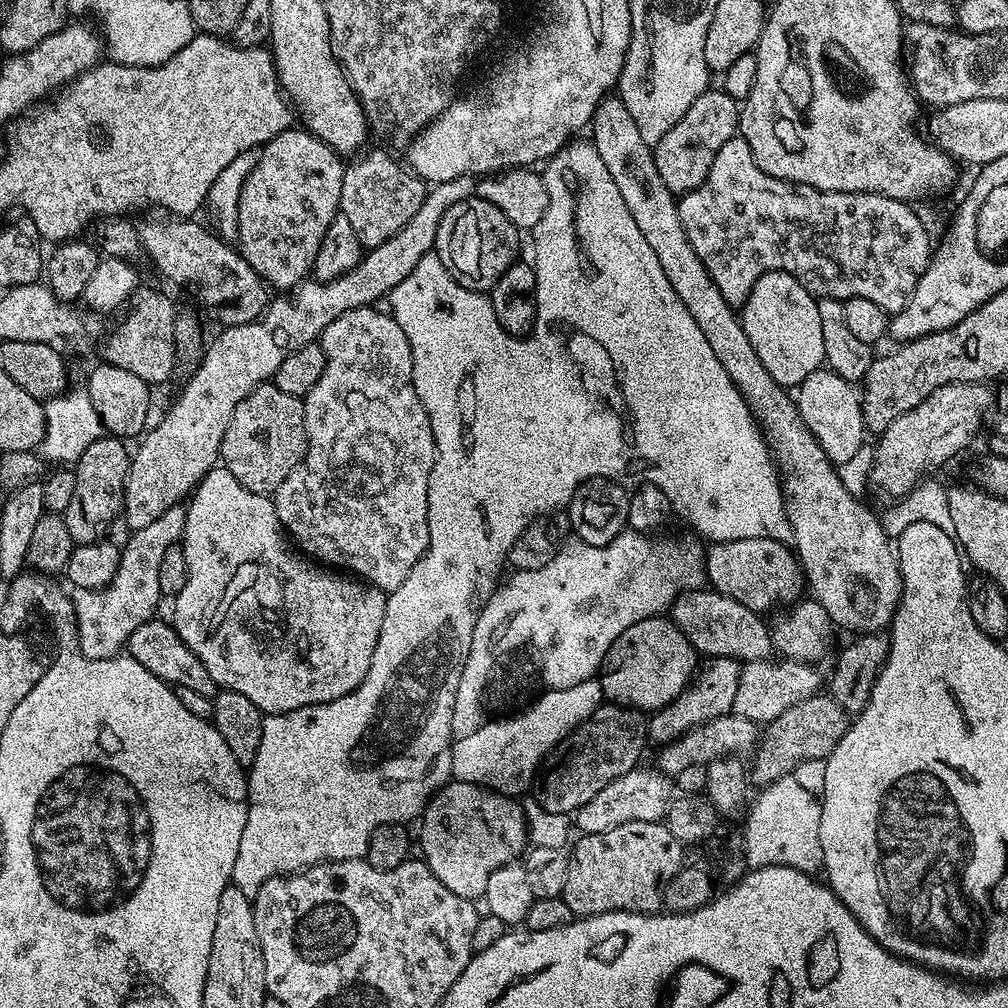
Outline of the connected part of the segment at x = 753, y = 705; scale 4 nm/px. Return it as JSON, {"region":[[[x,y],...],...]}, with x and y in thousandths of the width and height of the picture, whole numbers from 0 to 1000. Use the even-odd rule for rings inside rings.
{"region":[[[762,653],[752,655],[743,655],[734,664],[732,673],[732,683],[728,688],[726,706],[736,712],[744,712],[752,720],[761,720],[765,714],[772,712],[776,704],[784,704],[786,698],[796,696],[800,692],[811,689],[814,686],[813,671],[810,668],[811,664],[805,659],[794,659],[790,655],[771,654],[771,659],[765,659],[767,656]]]}

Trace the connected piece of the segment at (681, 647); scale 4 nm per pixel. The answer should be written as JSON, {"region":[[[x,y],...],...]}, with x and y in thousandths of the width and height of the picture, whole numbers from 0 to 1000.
{"region":[[[658,610],[629,617],[605,641],[595,665],[595,685],[608,699],[632,704],[659,702],[678,683],[683,682],[691,666],[692,648],[666,614]]]}

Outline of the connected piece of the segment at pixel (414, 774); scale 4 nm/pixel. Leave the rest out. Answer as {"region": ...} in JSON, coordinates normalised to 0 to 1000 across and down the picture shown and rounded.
{"region":[[[572,138],[570,141],[564,142],[563,145],[557,147],[547,159],[543,160],[541,167],[544,168],[539,168],[538,171],[540,180],[542,181],[544,203],[542,204],[542,212],[538,212],[538,220],[534,220],[534,224],[530,227],[530,234],[532,234],[532,258],[530,257],[530,265],[532,267],[532,320],[528,322],[527,329],[523,330],[519,335],[515,333],[507,333],[507,331],[505,331],[505,329],[498,323],[498,319],[494,319],[494,315],[490,312],[490,304],[488,303],[487,297],[485,297],[479,290],[471,290],[454,281],[442,268],[442,264],[438,264],[438,260],[434,256],[432,249],[425,250],[423,256],[419,256],[419,260],[415,260],[415,264],[411,264],[411,269],[409,269],[403,276],[399,276],[399,280],[395,280],[395,284],[391,284],[391,288],[386,290],[383,295],[383,302],[386,302],[384,305],[387,307],[387,312],[395,319],[395,323],[399,323],[399,331],[403,331],[403,335],[407,339],[411,387],[415,391],[419,403],[425,408],[427,423],[429,424],[429,430],[433,436],[433,457],[429,463],[427,482],[425,483],[427,538],[425,539],[424,546],[421,548],[421,553],[413,559],[411,565],[407,565],[407,569],[403,569],[403,577],[399,577],[399,581],[395,581],[391,586],[384,588],[385,596],[383,597],[383,609],[381,610],[381,616],[379,617],[379,625],[375,629],[375,641],[371,641],[369,660],[363,669],[363,673],[357,680],[353,682],[346,690],[340,690],[326,698],[313,698],[312,700],[297,702],[291,706],[281,706],[275,710],[262,710],[260,736],[256,740],[256,748],[252,752],[250,759],[248,759],[248,765],[244,770],[246,775],[246,807],[244,808],[244,819],[240,823],[240,835],[236,835],[236,851],[232,855],[232,863],[230,864],[229,872],[229,876],[232,880],[236,883],[240,883],[248,891],[253,890],[256,882],[258,882],[270,869],[294,867],[309,858],[320,857],[322,853],[355,853],[364,850],[367,827],[372,821],[379,819],[380,817],[404,818],[406,816],[405,813],[410,813],[409,814],[412,814],[414,811],[420,807],[422,798],[429,793],[430,789],[436,786],[441,778],[449,773],[448,705],[450,704],[450,692],[454,688],[454,673],[458,673],[458,661],[462,657],[462,649],[466,649],[466,633],[470,633],[470,621],[474,617],[474,609],[482,601],[482,597],[486,594],[488,588],[492,586],[494,582],[494,574],[492,575],[492,570],[494,570],[499,563],[502,563],[504,548],[510,542],[510,538],[514,538],[514,534],[522,526],[522,522],[526,522],[530,517],[548,510],[544,508],[550,507],[551,504],[556,504],[556,506],[563,505],[563,499],[567,496],[569,486],[573,486],[573,482],[577,478],[588,476],[591,472],[596,472],[598,476],[610,476],[612,478],[622,477],[622,472],[640,472],[640,474],[643,475],[640,477],[642,477],[644,481],[655,484],[657,490],[663,495],[664,501],[666,501],[670,507],[672,504],[672,506],[675,507],[676,514],[679,515],[688,527],[695,528],[695,530],[699,532],[697,535],[702,538],[717,538],[720,536],[731,536],[732,534],[764,534],[765,536],[772,536],[775,538],[785,537],[786,523],[784,522],[782,511],[778,505],[778,485],[775,483],[776,477],[774,469],[766,455],[765,448],[762,447],[762,439],[758,438],[758,431],[754,428],[753,421],[751,421],[749,415],[746,413],[746,409],[740,403],[736,391],[728,383],[724,371],[720,371],[716,359],[712,359],[712,355],[708,355],[708,347],[704,347],[704,339],[700,339],[700,331],[696,331],[692,319],[688,319],[688,315],[685,315],[685,308],[681,308],[681,304],[677,304],[677,296],[673,296],[673,292],[669,292],[669,284],[665,284],[665,276],[661,276],[661,272],[657,269],[657,264],[653,260],[652,254],[649,253],[649,248],[645,248],[644,242],[641,241],[641,235],[638,234],[637,228],[633,228],[633,224],[629,220],[629,215],[625,213],[625,208],[621,208],[621,200],[617,200],[617,192],[613,192],[613,185],[609,185],[609,177],[605,177],[605,169],[601,169],[601,164],[597,162],[597,157],[593,157],[593,149],[591,148],[590,143],[584,141],[582,138],[579,138],[580,140],[574,139],[575,138]]]}

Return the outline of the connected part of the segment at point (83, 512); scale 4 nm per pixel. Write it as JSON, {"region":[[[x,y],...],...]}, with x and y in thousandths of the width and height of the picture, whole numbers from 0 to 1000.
{"region":[[[110,431],[97,434],[73,461],[73,494],[62,510],[72,541],[92,540],[108,531],[111,519],[117,516],[123,502],[123,479],[127,473],[129,444],[122,436]]]}

